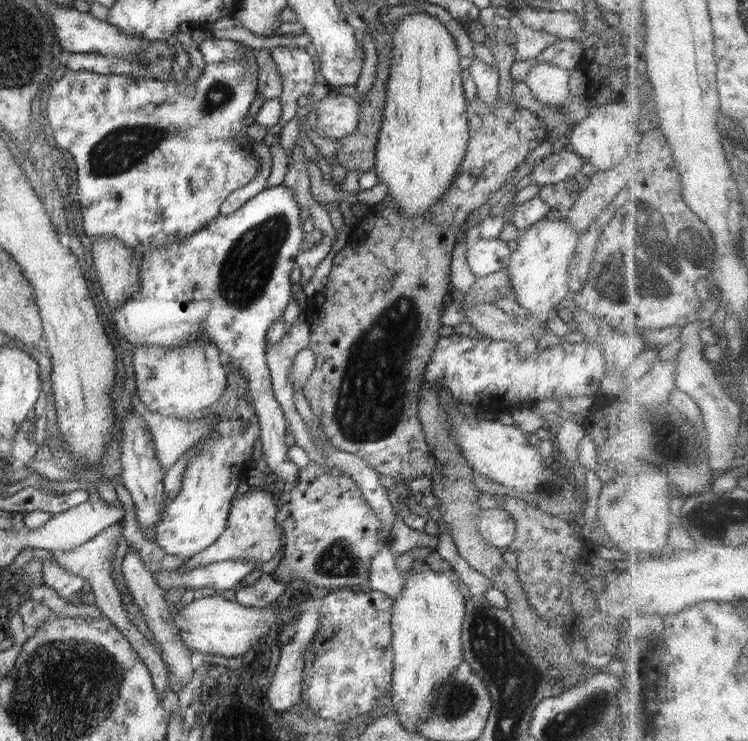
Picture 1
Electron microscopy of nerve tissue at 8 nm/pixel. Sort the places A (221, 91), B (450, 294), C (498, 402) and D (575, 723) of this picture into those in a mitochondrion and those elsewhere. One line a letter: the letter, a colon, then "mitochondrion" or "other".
A: mitochondrion
B: other
C: other
D: mitochondrion

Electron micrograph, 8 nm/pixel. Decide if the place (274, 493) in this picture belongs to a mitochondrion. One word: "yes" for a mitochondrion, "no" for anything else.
no

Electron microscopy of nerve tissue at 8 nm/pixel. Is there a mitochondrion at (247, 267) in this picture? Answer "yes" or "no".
yes

